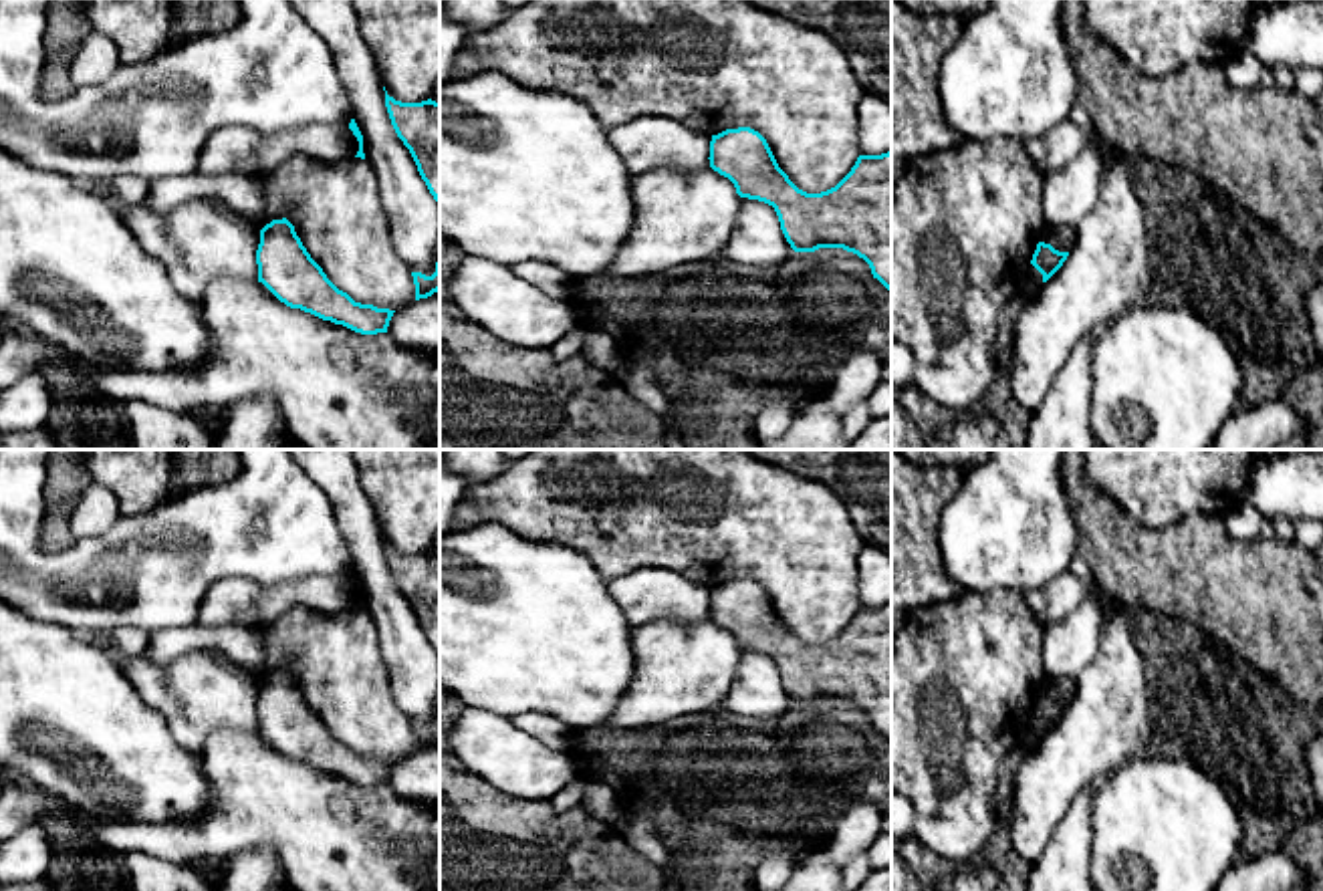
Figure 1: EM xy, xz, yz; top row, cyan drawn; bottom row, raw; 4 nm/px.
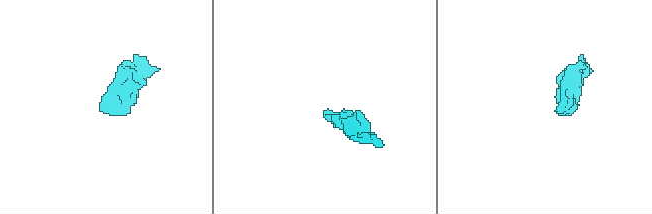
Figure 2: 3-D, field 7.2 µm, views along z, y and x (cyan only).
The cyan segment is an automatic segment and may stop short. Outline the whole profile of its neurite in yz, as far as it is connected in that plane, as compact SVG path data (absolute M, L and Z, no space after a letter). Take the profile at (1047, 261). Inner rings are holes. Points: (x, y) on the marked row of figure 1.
M1039 242L1031 264L1043 274L1047 282L1067 260L1069 252L1059 252L1051 244Z

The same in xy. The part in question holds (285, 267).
M282 218L260 230L258 282L280 302L361 335L387 333L395 310L355 302L339 290L311 258L294 226Z

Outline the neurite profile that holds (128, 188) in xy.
M117 175L105 192L117 202L123 204L143 204L149 194L149 181L139 175Z

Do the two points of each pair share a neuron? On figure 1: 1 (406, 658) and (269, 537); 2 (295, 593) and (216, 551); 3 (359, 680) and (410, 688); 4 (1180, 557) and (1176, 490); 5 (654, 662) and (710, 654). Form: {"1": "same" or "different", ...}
{"1": "different", "2": "different", "3": "different", "4": "different", "5": "same"}

